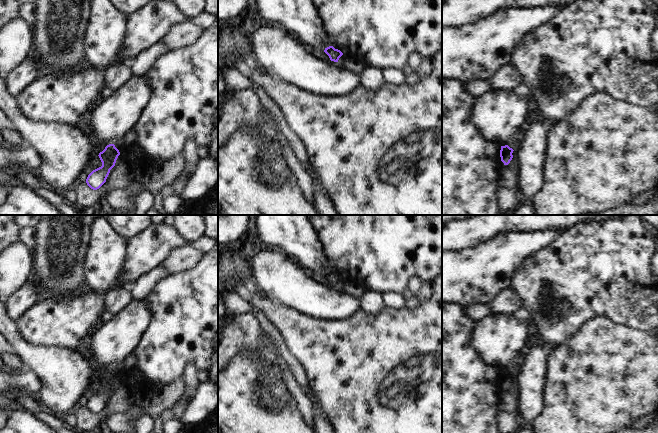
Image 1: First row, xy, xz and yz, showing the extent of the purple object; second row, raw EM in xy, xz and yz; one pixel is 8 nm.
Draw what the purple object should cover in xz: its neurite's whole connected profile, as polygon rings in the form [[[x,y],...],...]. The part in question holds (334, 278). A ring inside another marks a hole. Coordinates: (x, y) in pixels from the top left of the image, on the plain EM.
[[[329,270],[325,272],[324,276],[329,280],[331,285],[338,286],[339,282],[343,279],[343,277],[335,273],[333,270]]]

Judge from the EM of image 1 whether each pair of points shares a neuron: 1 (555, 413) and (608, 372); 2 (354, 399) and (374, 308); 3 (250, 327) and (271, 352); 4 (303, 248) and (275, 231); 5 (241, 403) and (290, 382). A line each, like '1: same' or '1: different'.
1: same
2: different
3: same
4: same
5: different

